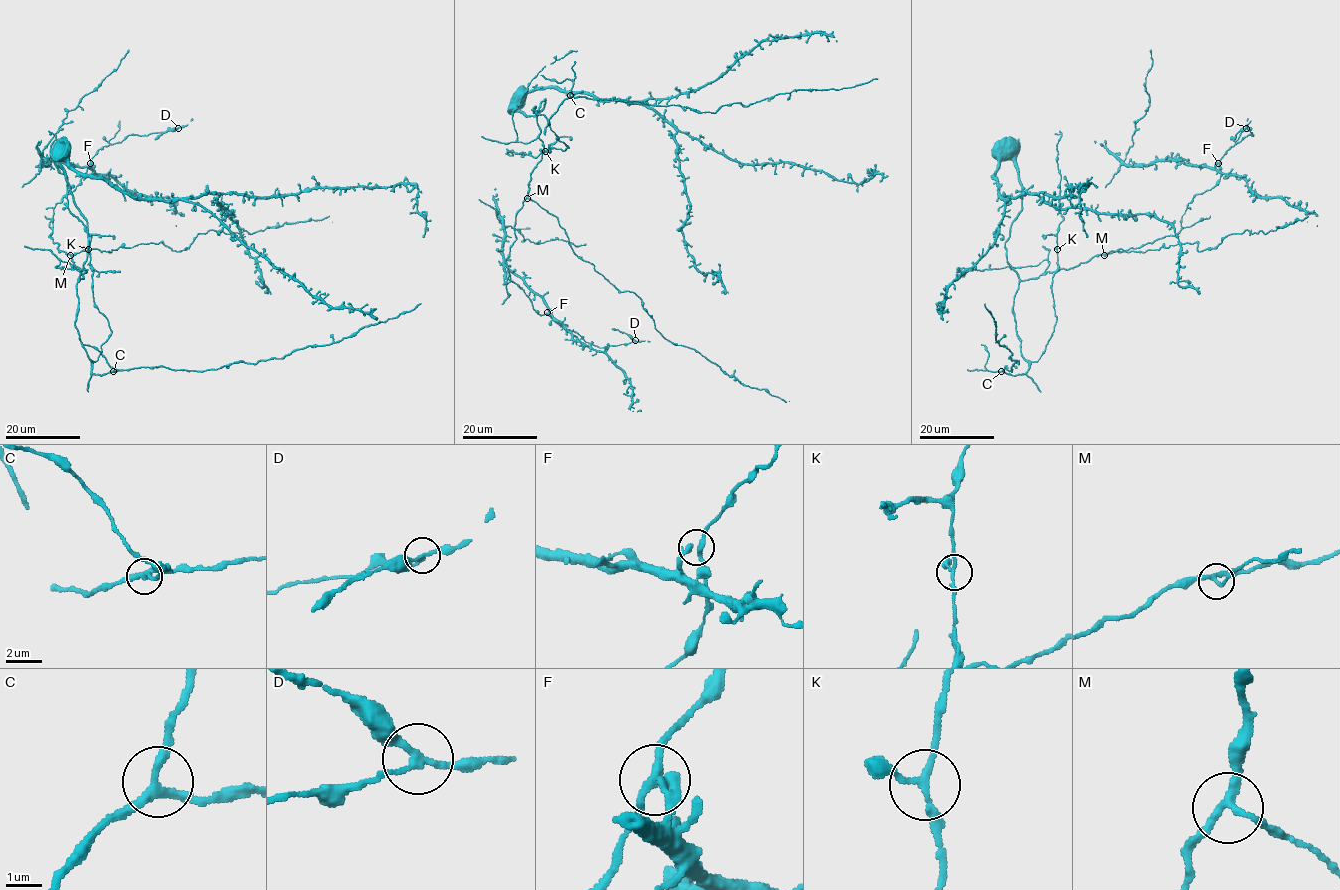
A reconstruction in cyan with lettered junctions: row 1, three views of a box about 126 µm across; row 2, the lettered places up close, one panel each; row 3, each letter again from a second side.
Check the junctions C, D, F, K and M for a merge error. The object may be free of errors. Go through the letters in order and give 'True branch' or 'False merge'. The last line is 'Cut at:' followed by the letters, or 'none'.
C: True branch
D: False merge
F: True branch
K: True branch
M: True branch
Cut at: D

